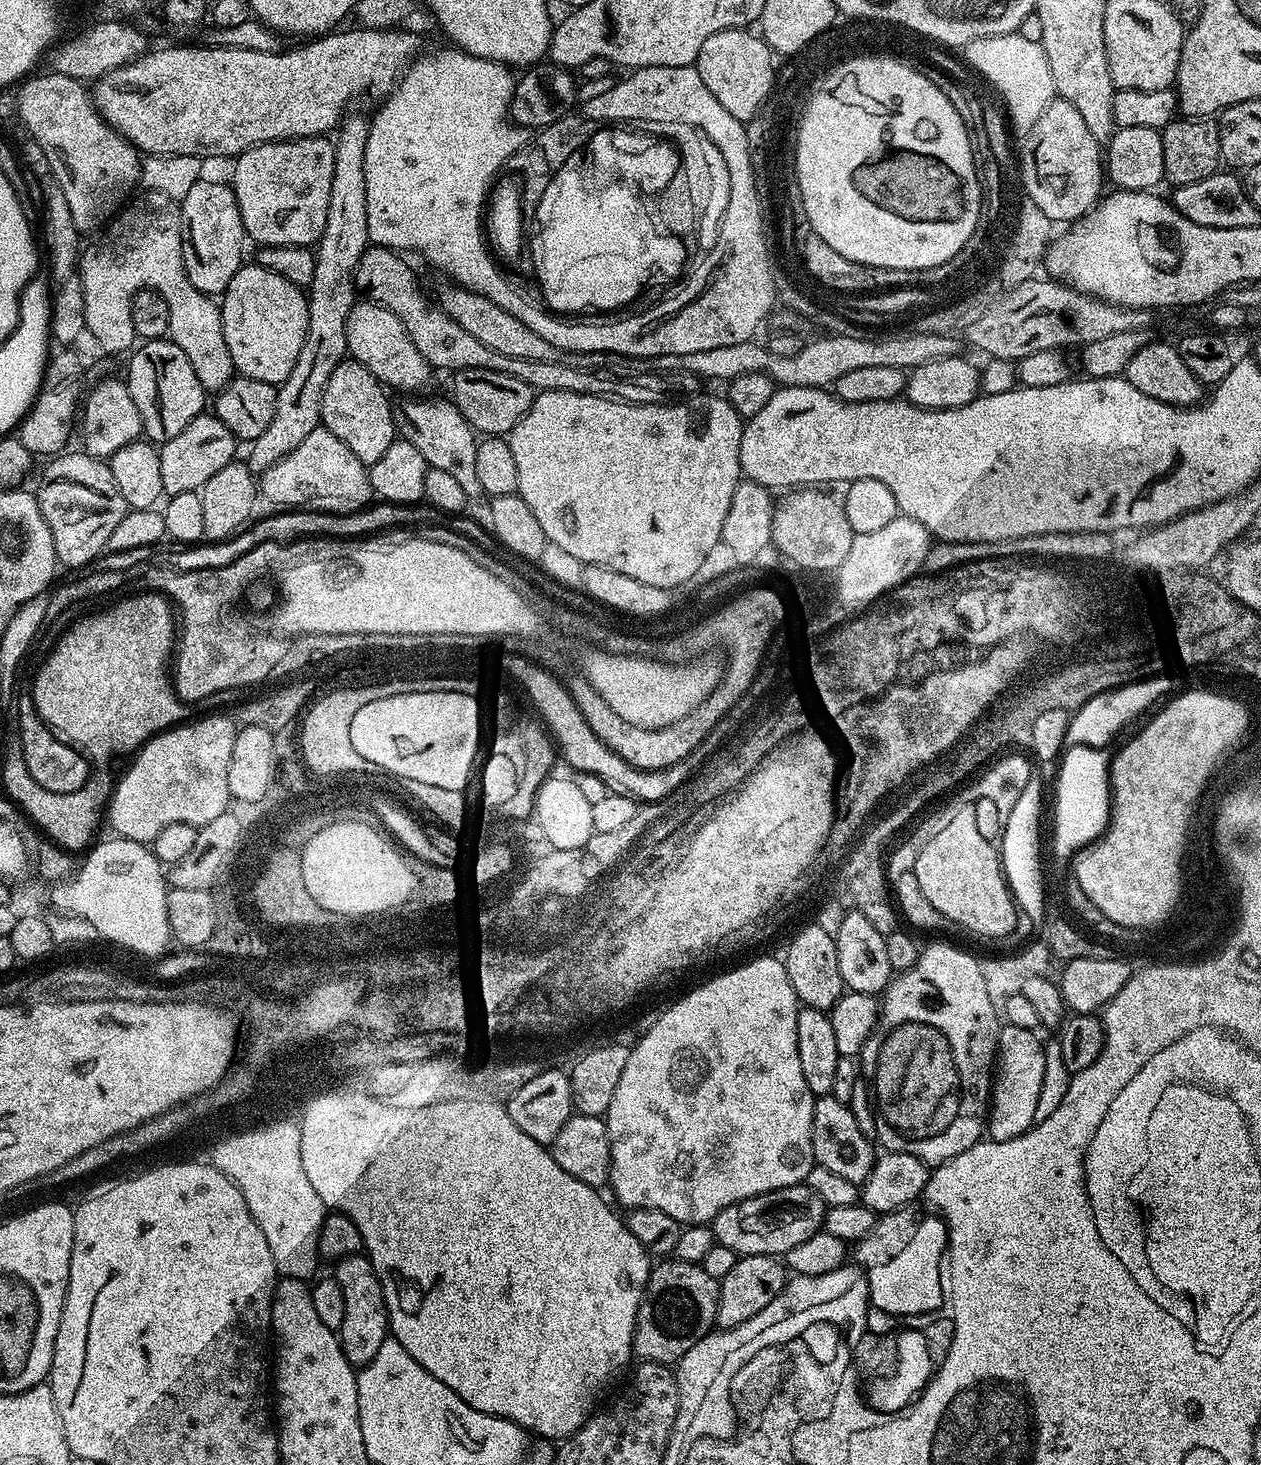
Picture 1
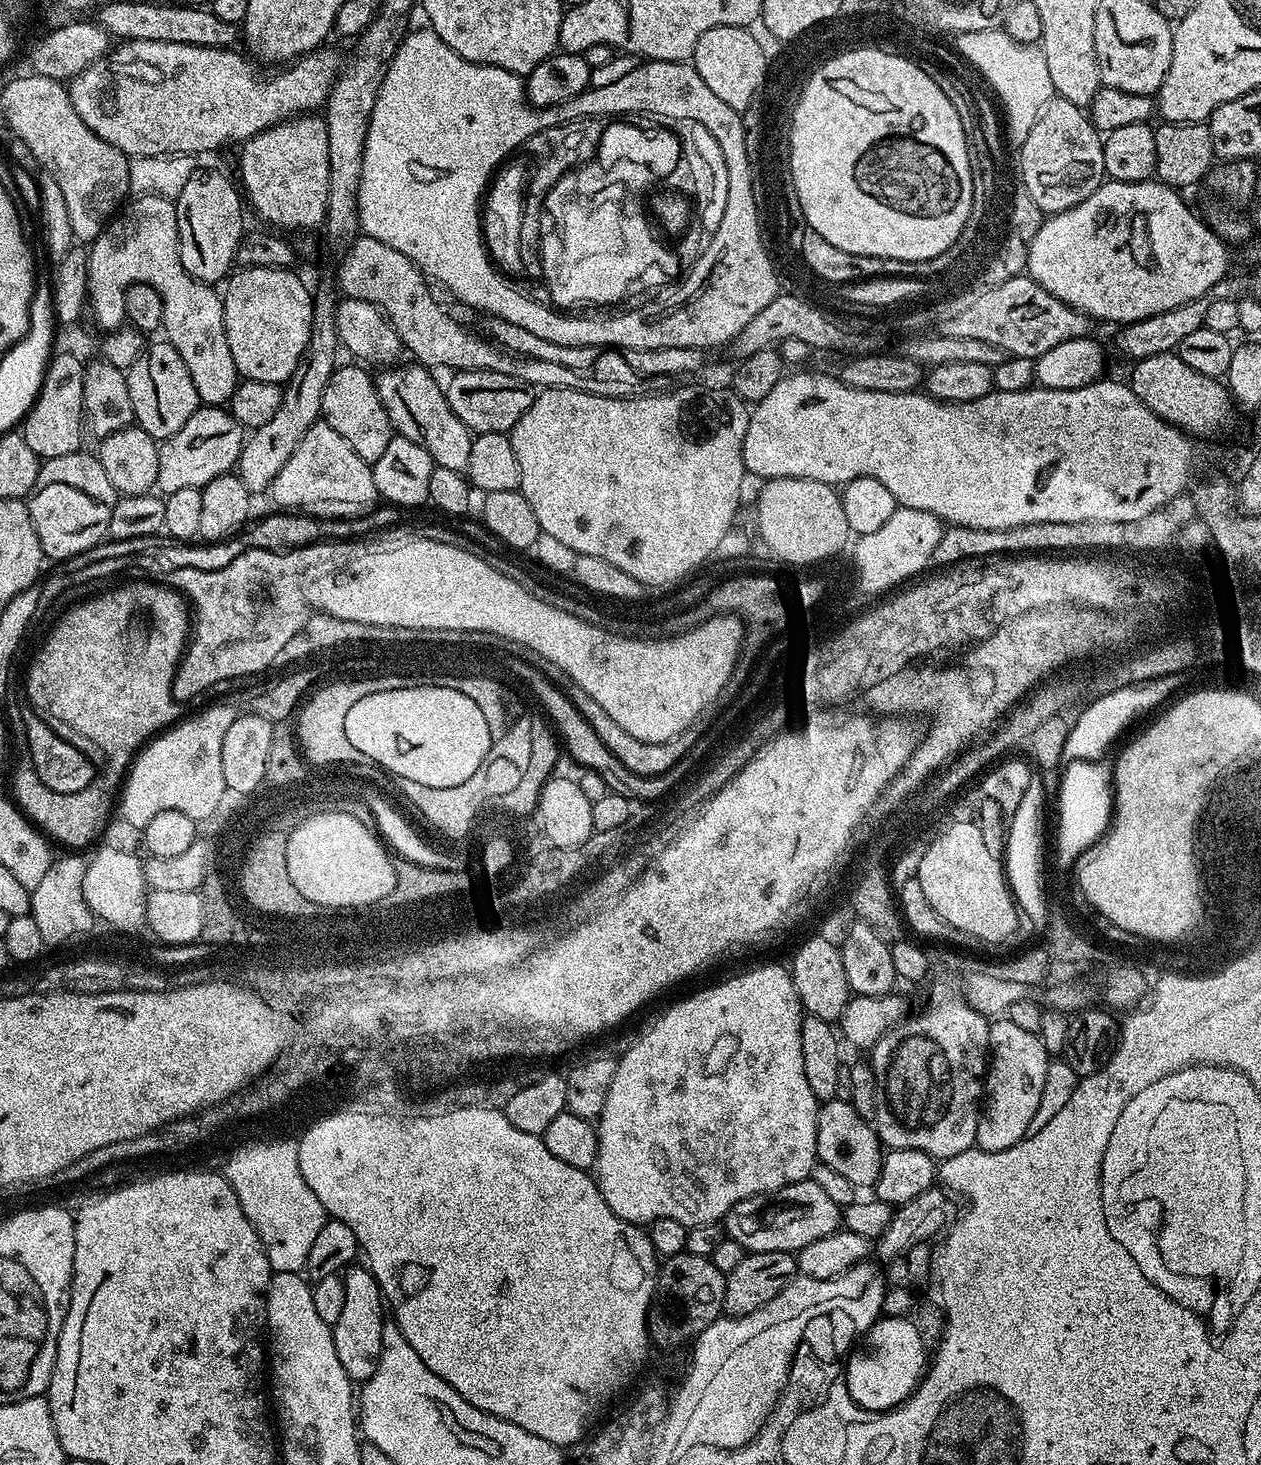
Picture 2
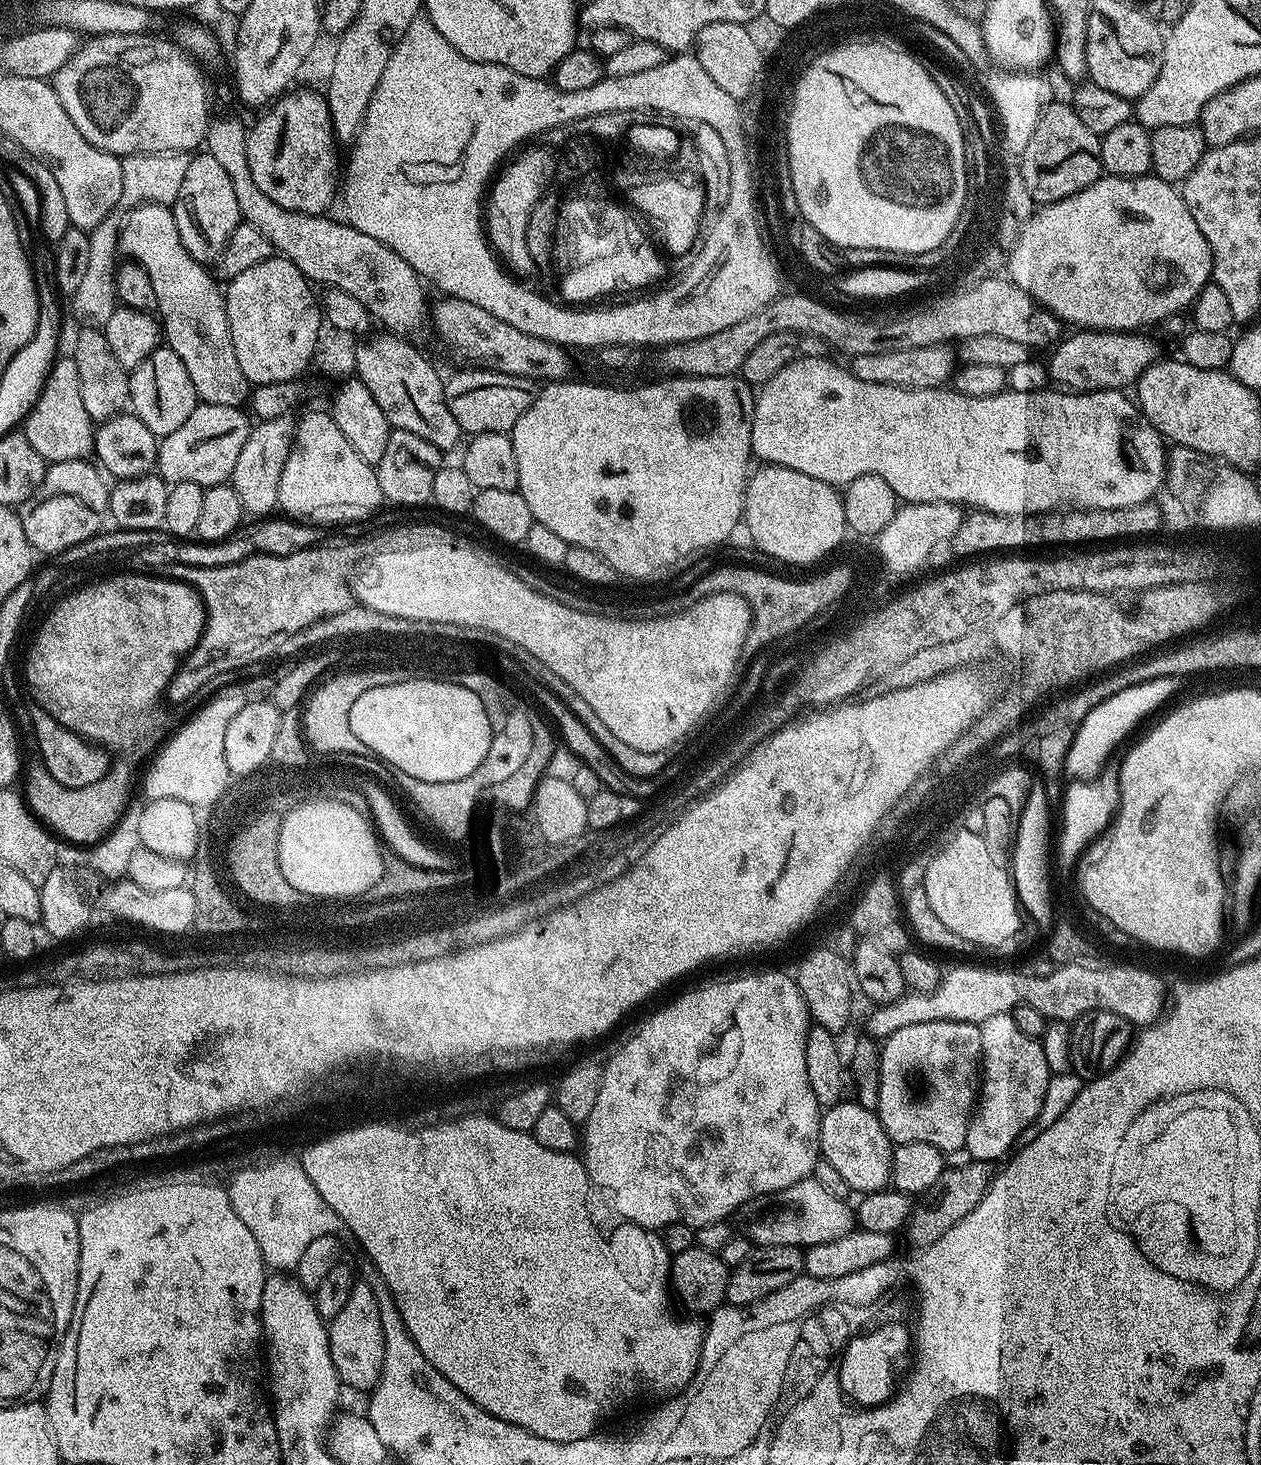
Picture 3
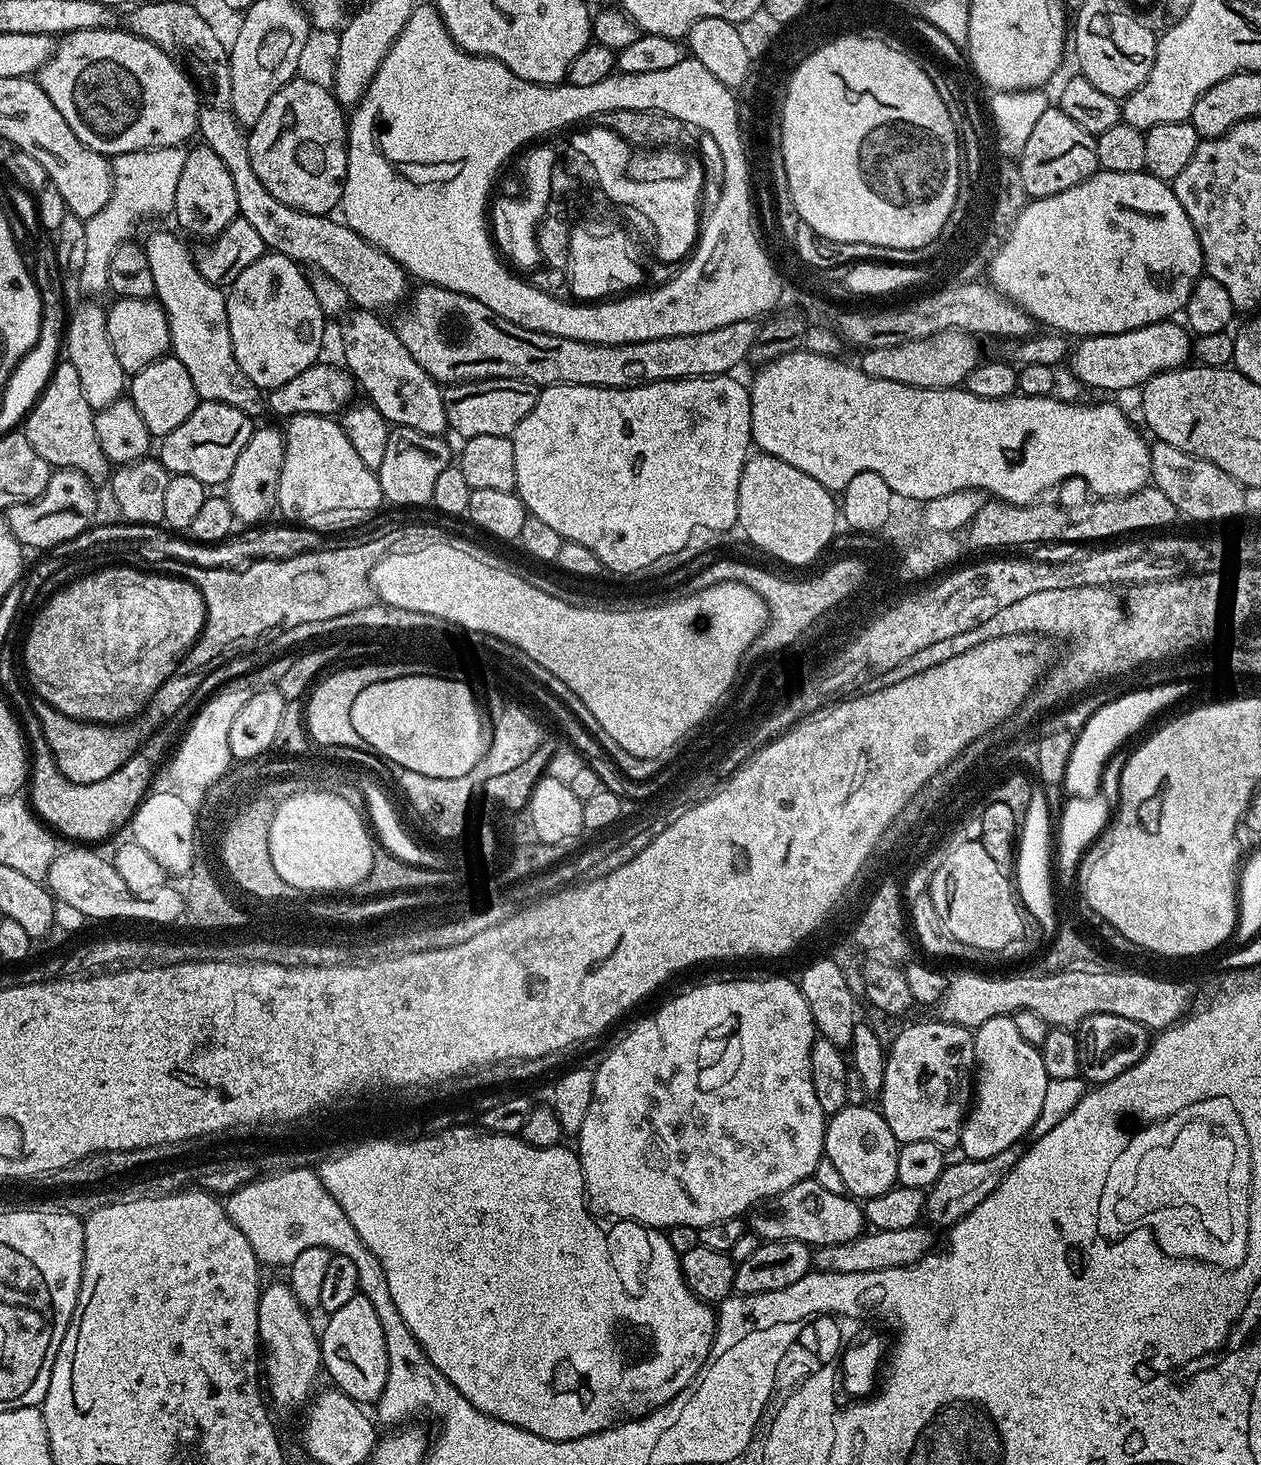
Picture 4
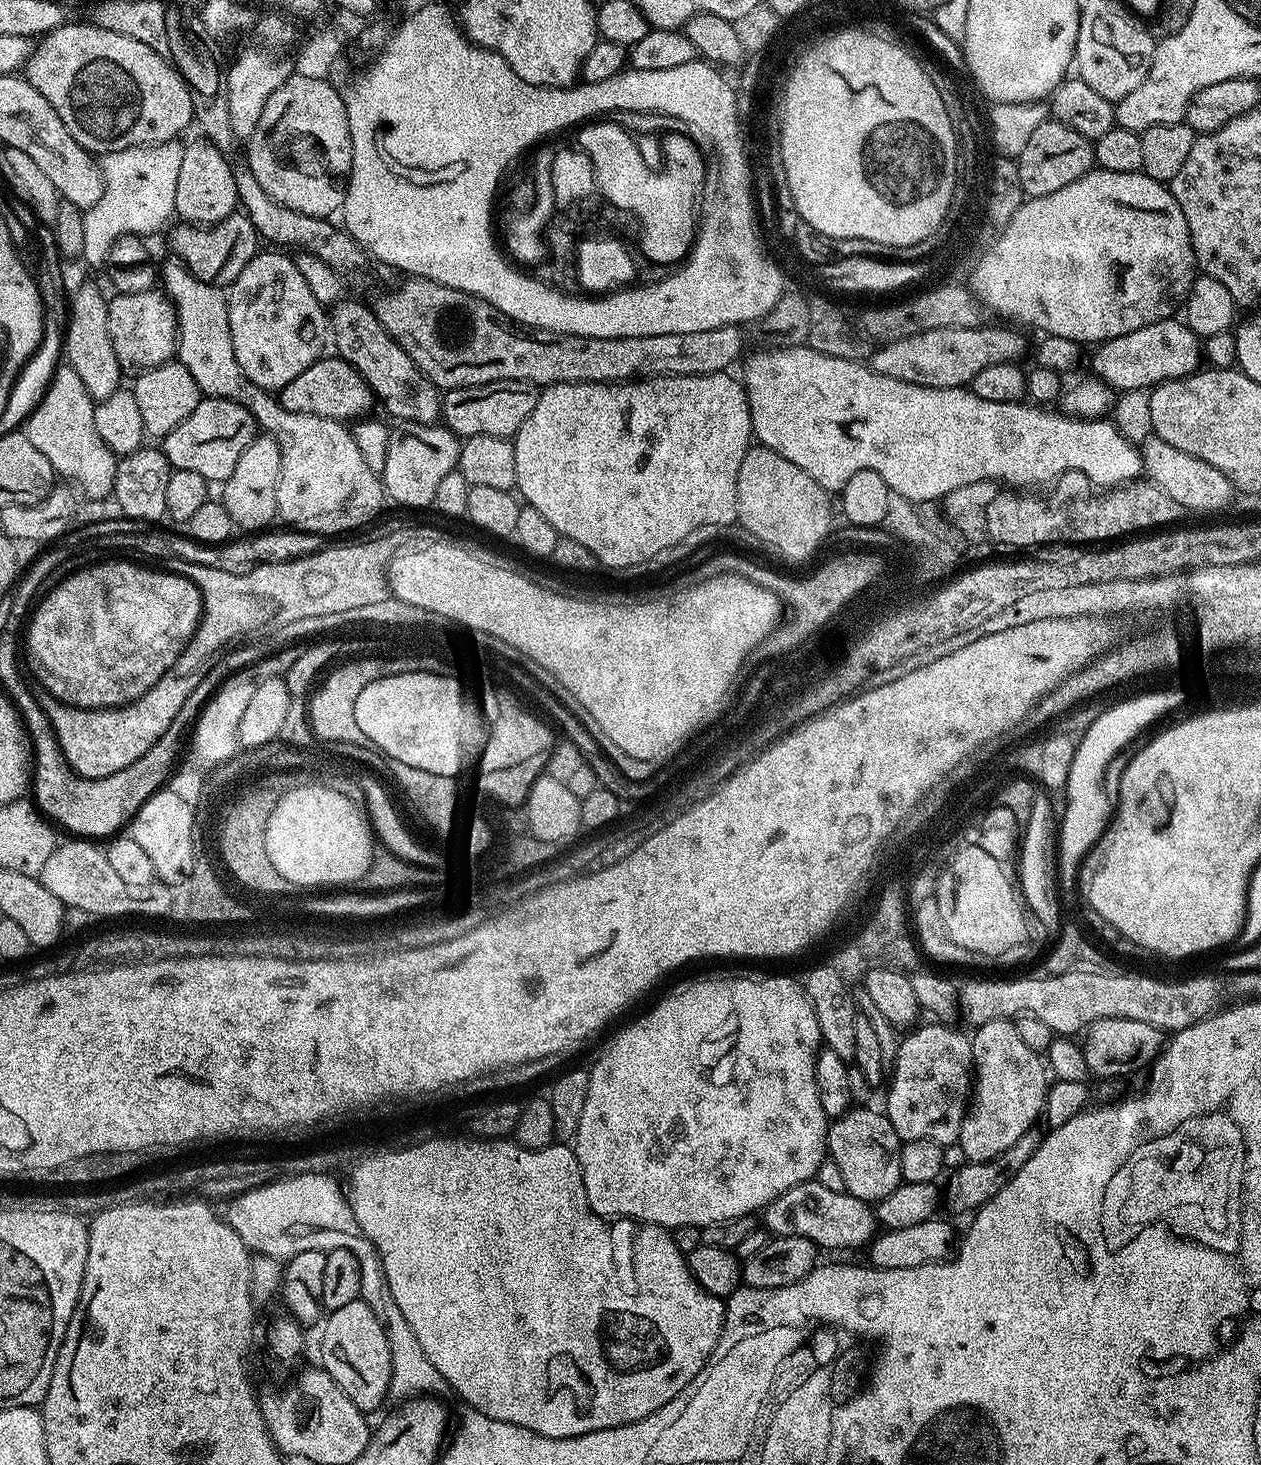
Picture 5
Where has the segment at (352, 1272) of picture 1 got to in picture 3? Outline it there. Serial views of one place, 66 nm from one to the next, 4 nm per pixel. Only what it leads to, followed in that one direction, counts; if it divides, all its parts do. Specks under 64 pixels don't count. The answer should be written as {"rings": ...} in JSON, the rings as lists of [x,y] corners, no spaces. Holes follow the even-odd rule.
{"rings":[[[353,1283],[350,1298],[346,1298],[346,1306],[338,1310],[336,1317],[327,1325],[327,1330],[330,1358],[334,1358],[334,1370],[340,1375],[341,1385],[348,1387],[349,1384],[363,1394],[371,1393],[382,1374],[384,1339],[378,1314],[378,1298],[374,1298],[374,1290],[369,1284]]]}

